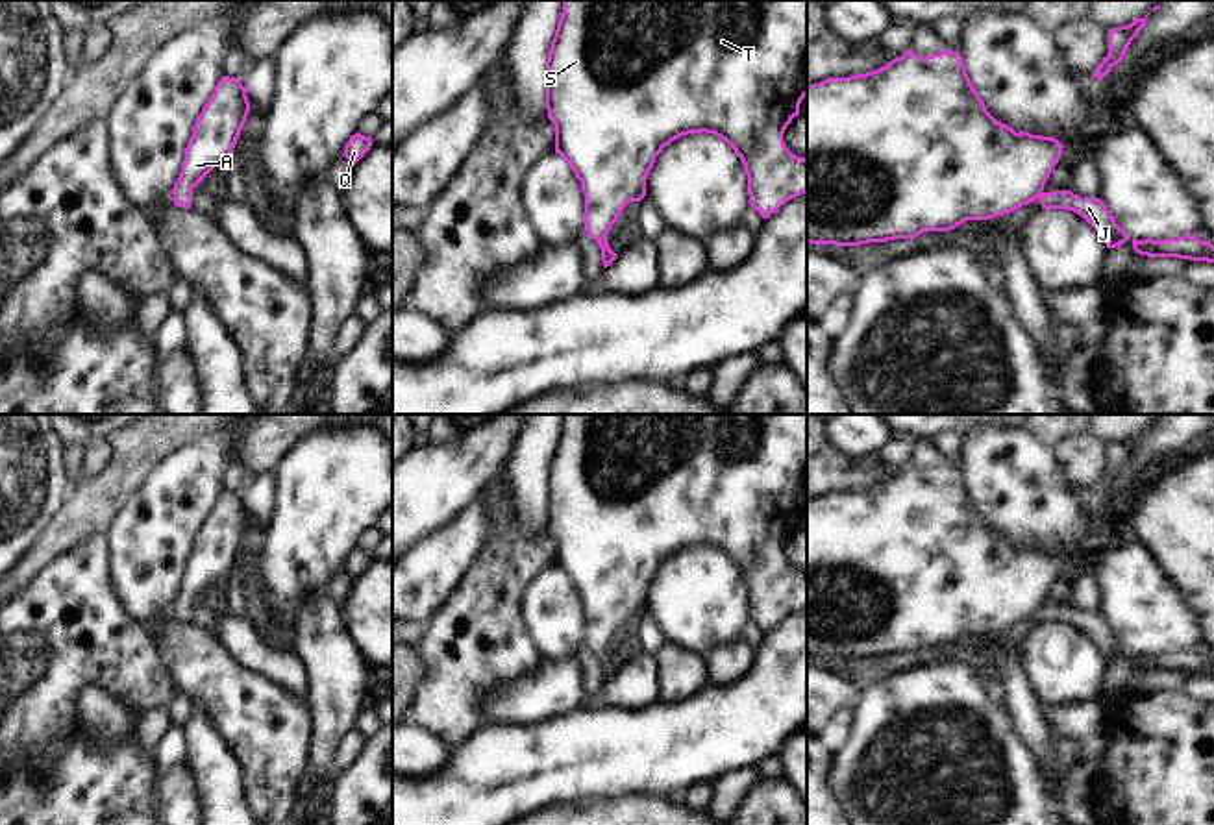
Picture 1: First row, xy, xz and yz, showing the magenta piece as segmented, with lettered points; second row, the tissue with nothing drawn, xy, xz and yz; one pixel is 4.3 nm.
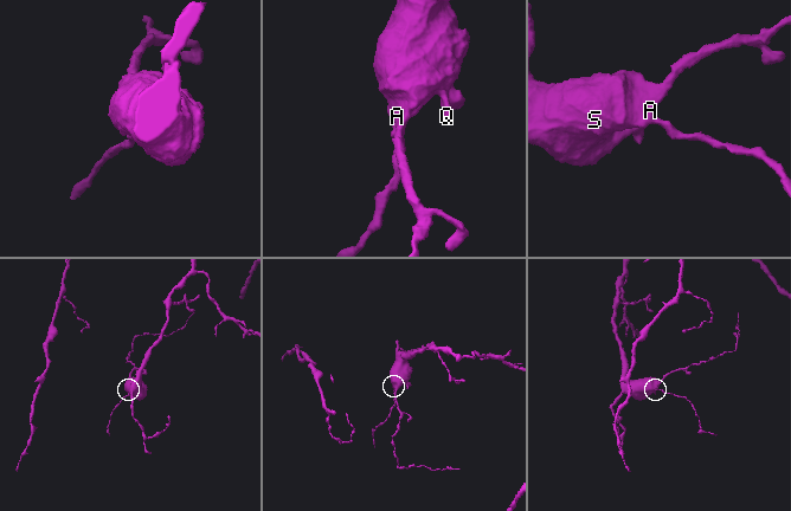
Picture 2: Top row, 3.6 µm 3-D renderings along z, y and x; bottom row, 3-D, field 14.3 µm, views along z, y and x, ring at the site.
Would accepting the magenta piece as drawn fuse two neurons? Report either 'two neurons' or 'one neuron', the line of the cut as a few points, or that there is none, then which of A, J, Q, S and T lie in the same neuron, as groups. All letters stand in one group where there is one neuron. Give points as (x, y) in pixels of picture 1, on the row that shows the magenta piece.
one neuron; no cut; A J Q S T

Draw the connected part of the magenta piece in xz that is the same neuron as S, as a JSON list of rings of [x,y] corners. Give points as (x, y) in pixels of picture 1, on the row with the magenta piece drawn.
[[[563,0],[563,13],[546,61],[546,109],[555,126],[555,154],[559,154],[581,181],[585,194],[585,231],[601,248],[603,268],[618,255],[609,248],[607,233],[629,202],[646,196],[646,179],[655,157],[672,141],[688,133],[712,133],[725,141],[744,165],[749,205],[768,218],[788,200],[807,192],[807,159],[794,155],[783,133],[807,96],[807,0]]]

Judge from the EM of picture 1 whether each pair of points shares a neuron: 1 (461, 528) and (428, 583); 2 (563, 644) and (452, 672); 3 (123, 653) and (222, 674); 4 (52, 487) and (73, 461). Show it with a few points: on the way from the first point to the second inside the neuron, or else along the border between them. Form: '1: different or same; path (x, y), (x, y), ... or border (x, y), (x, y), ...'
1: same; path (459, 541), (430, 570)
2: different; border (522, 609), (526, 633), (545, 659)
3: different; border (145, 629), (158, 652), (158, 661), (178, 690)
4: different; border (61, 446), (61, 470), (71, 485)

